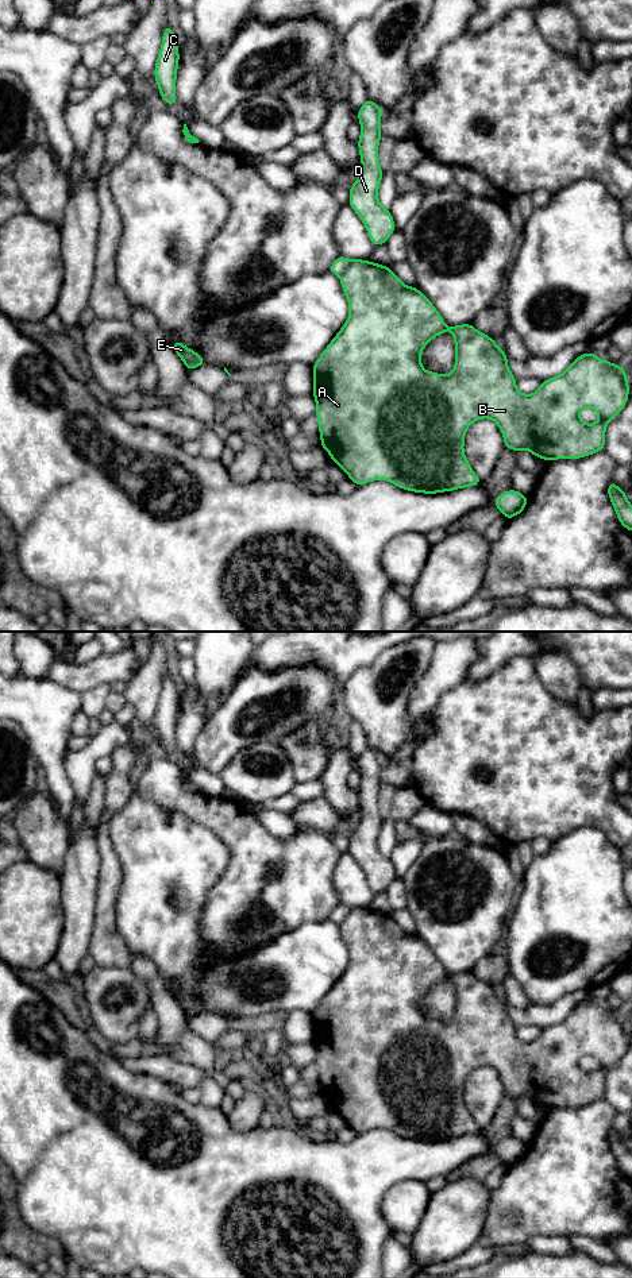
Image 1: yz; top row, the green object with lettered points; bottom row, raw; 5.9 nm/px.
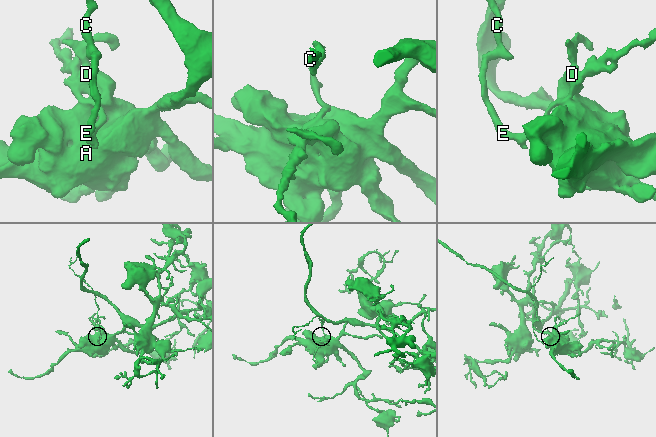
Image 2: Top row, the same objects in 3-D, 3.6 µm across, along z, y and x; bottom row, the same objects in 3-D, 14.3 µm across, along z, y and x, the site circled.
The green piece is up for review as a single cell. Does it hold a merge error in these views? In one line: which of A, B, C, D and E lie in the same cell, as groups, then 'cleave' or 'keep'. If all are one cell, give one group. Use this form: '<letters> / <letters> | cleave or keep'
A B D / C E | cleave

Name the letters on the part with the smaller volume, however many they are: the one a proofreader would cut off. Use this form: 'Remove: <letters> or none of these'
Remove: C, E

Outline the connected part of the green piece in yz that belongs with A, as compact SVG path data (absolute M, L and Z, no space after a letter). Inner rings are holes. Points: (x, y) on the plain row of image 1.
M354 907L339 926L343 941L348 949L348 966L312 1015L312 1042L316 1049L315 1062L319 1067L321 1096L328 1100L332 1109L336 1111L357 1134L362 1134L373 1128L388 1128L398 1136L423 1142L438 1142L478 1134L483 1128L475 1123L469 1112L463 1093L467 1076L482 1066L490 1066L498 1073L506 1096L510 1096L513 1100L527 1097L535 1105L542 1105L548 1111L558 1107L581 1107L605 1097L606 1073L625 1055L628 1050L629 1031L625 1015L613 1012L609 1008L602 1008L597 1004L597 1001L586 1000L577 1004L560 1023L543 1028L533 1042L523 1042L516 1034L517 1027L508 1015L508 1004L505 999L496 992L494 987L477 978L473 972L447 974L442 962L436 958L427 943L417 935L402 931L389 914L382 914L363 907ZM446 978L451 980L455 989L455 1013L450 1022L442 1023L423 1016L421 1000L433 985L444 981ZM583 1057L594 1057L598 1061L598 1069L594 1072L583 1070L579 1065Z

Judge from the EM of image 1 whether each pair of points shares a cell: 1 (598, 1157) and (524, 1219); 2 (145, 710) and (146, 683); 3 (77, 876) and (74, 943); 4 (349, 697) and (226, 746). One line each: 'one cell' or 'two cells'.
1: one cell
2: one cell
3: one cell
4: two cells

